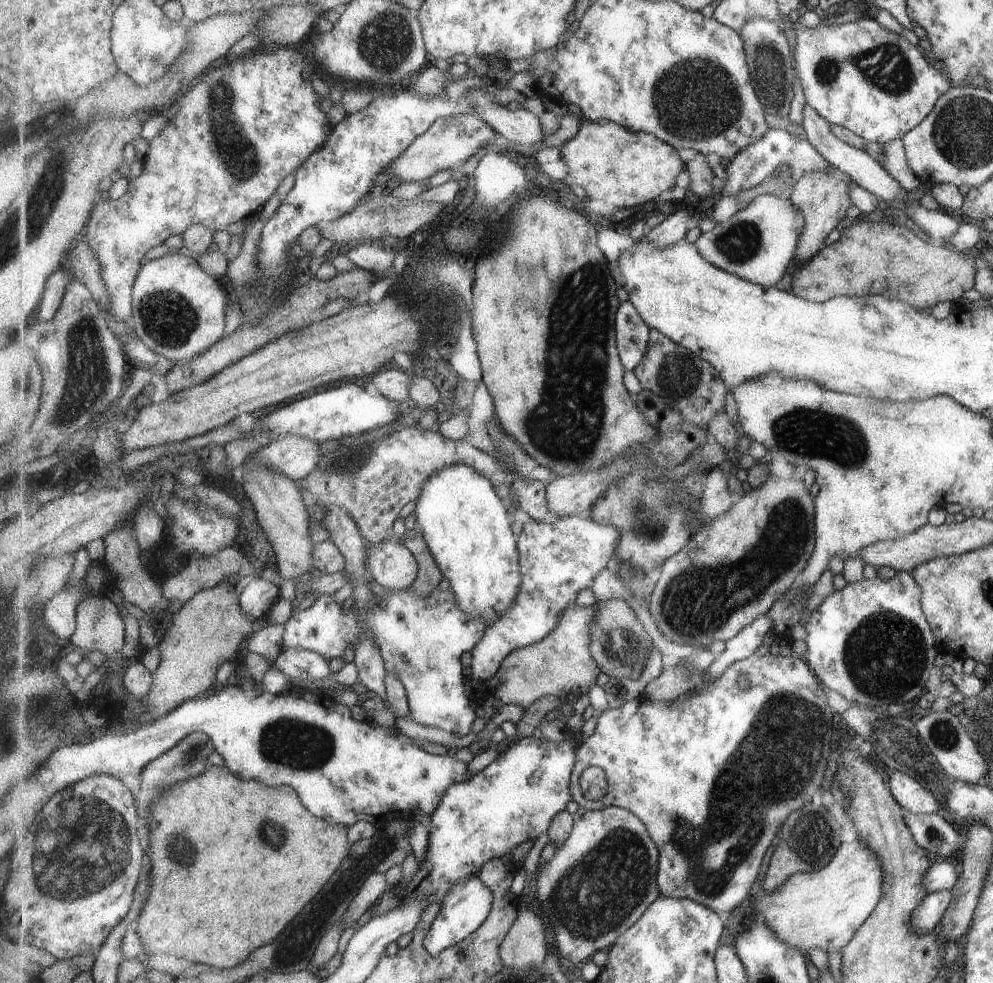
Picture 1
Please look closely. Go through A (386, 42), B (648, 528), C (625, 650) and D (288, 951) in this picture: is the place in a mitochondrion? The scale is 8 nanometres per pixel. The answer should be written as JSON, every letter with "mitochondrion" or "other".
{"A":"mitochondrion","B":"mitochondrion","C":"mitochondrion","D":"mitochondrion"}

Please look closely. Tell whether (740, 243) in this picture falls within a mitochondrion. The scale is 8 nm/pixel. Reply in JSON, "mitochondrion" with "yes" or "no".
{"mitochondrion":"yes"}

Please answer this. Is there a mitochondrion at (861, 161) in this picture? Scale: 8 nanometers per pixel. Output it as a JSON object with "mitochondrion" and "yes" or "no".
{"mitochondrion":"no"}

